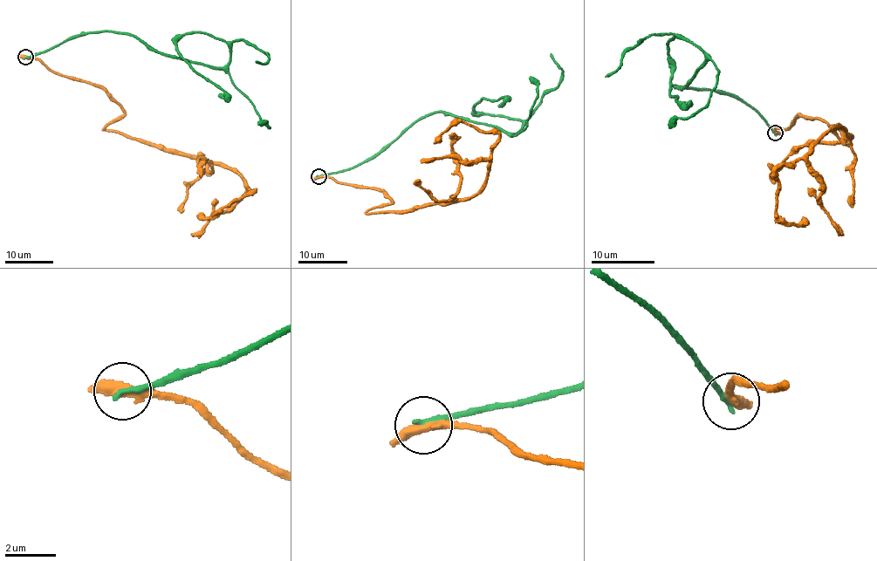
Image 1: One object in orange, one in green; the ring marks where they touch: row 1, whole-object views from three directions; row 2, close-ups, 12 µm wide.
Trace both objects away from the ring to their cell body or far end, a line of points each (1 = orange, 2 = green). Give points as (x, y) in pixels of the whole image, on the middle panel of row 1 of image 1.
1: (318, 177), (383, 192), (392, 202), (366, 215), (453, 202), (481, 190), (498, 133), (460, 122), (435, 143)
2: (318, 177), (379, 154), (438, 112), (521, 129), (523, 121), (476, 112), (473, 105), (504, 96), (497, 106)

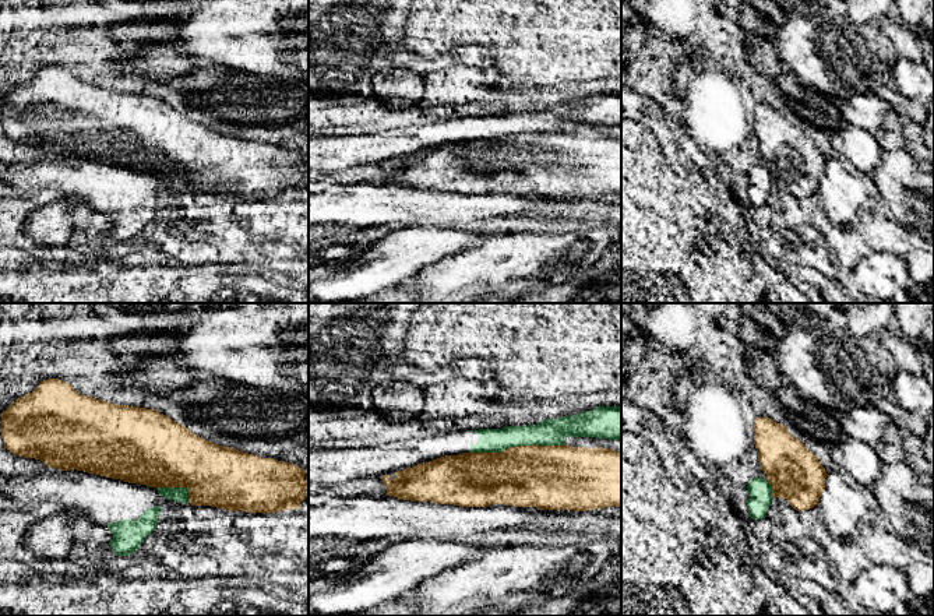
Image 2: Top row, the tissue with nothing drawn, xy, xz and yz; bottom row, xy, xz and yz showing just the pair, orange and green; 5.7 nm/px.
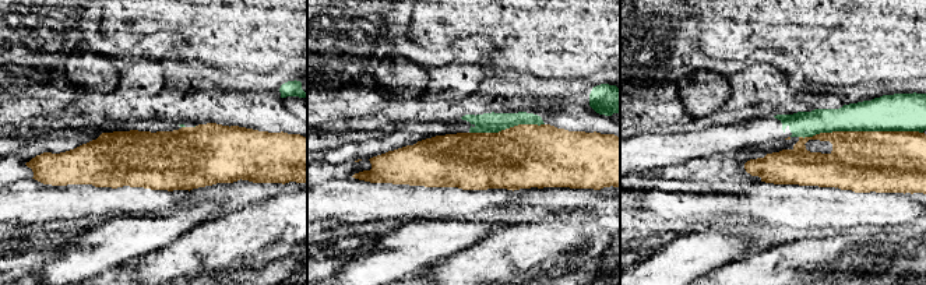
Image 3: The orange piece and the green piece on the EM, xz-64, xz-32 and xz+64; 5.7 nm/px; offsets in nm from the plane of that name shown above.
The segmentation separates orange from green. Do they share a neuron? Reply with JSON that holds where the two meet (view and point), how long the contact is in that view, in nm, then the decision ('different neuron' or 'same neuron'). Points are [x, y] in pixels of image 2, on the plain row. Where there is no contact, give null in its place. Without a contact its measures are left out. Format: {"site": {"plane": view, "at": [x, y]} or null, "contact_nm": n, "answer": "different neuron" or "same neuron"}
{"site": {"plane": "xz", "at": [518, 133]}, "contact_nm": 550, "answer": "different neuron"}

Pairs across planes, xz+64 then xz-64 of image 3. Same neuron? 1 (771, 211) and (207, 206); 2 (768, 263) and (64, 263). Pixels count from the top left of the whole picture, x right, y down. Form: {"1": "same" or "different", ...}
{"1": "different", "2": "different"}

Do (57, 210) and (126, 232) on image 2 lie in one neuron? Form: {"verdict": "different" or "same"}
{"verdict": "different"}

